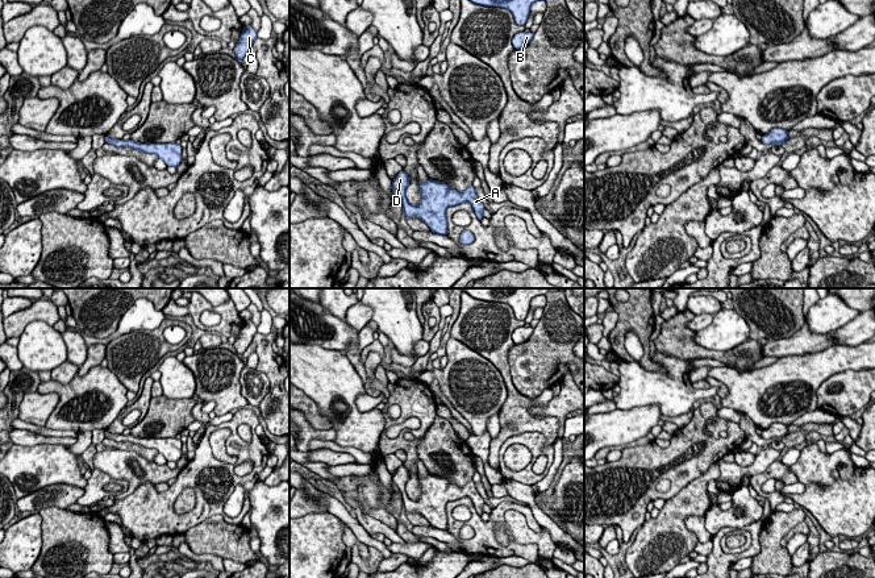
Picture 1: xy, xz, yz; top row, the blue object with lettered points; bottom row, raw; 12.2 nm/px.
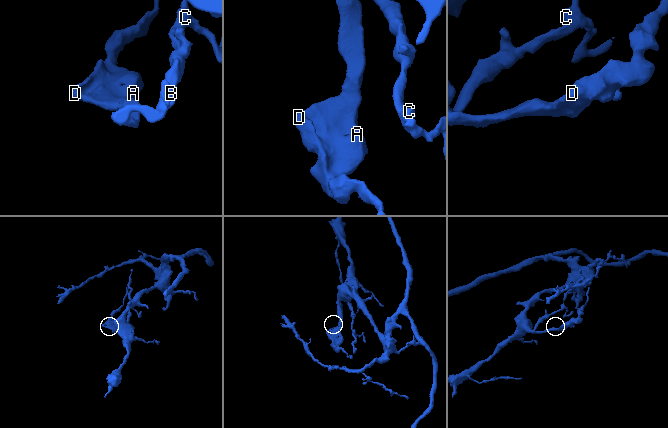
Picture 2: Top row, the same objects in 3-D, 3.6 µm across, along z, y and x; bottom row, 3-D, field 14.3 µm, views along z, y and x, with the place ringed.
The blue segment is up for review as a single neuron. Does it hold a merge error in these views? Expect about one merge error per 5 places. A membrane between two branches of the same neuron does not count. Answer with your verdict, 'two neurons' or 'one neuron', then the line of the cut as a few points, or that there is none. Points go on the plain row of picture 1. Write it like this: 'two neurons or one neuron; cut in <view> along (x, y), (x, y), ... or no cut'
one neuron; no cut

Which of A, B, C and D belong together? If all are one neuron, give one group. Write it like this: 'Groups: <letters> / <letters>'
Groups: A B C D

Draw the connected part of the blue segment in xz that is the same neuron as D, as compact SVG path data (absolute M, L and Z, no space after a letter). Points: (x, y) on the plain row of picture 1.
M401 465L392 475L395 487L400 491L403 506L407 512L417 512L425 517L433 528L447 529L446 504L451 500L470 498L475 510L482 515L484 499L476 490L475 482L470 481L464 486L458 487L450 483L446 478L428 473L425 478L418 475L417 479L421 488L421 496L413 500L407 494L407 483L411 478L411 471Z

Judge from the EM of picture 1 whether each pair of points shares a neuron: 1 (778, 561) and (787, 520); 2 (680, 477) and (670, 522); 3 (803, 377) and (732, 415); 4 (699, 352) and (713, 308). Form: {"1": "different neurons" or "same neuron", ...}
{"1": "same neuron", "2": "different neurons", "3": "different neurons", "4": "different neurons"}

